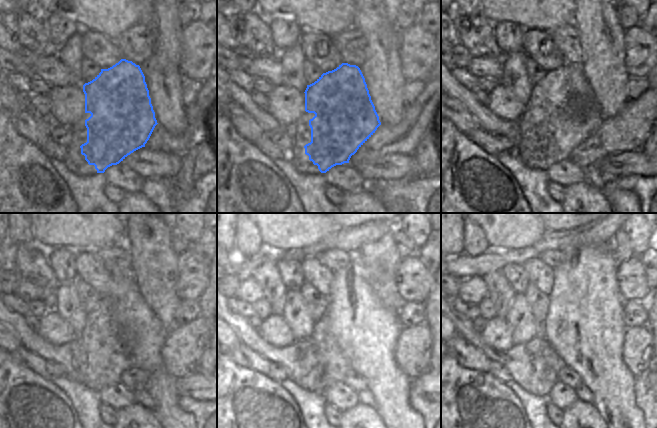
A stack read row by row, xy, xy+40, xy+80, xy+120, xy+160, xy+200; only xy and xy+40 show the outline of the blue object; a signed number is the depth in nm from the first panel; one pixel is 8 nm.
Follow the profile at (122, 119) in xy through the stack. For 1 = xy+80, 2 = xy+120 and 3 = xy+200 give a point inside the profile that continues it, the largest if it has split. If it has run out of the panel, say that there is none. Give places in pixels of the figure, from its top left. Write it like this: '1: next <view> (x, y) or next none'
1: next xy+80 (568, 113)
2: next xy+120 (109, 351)
3: next xy+200 (540, 371)

